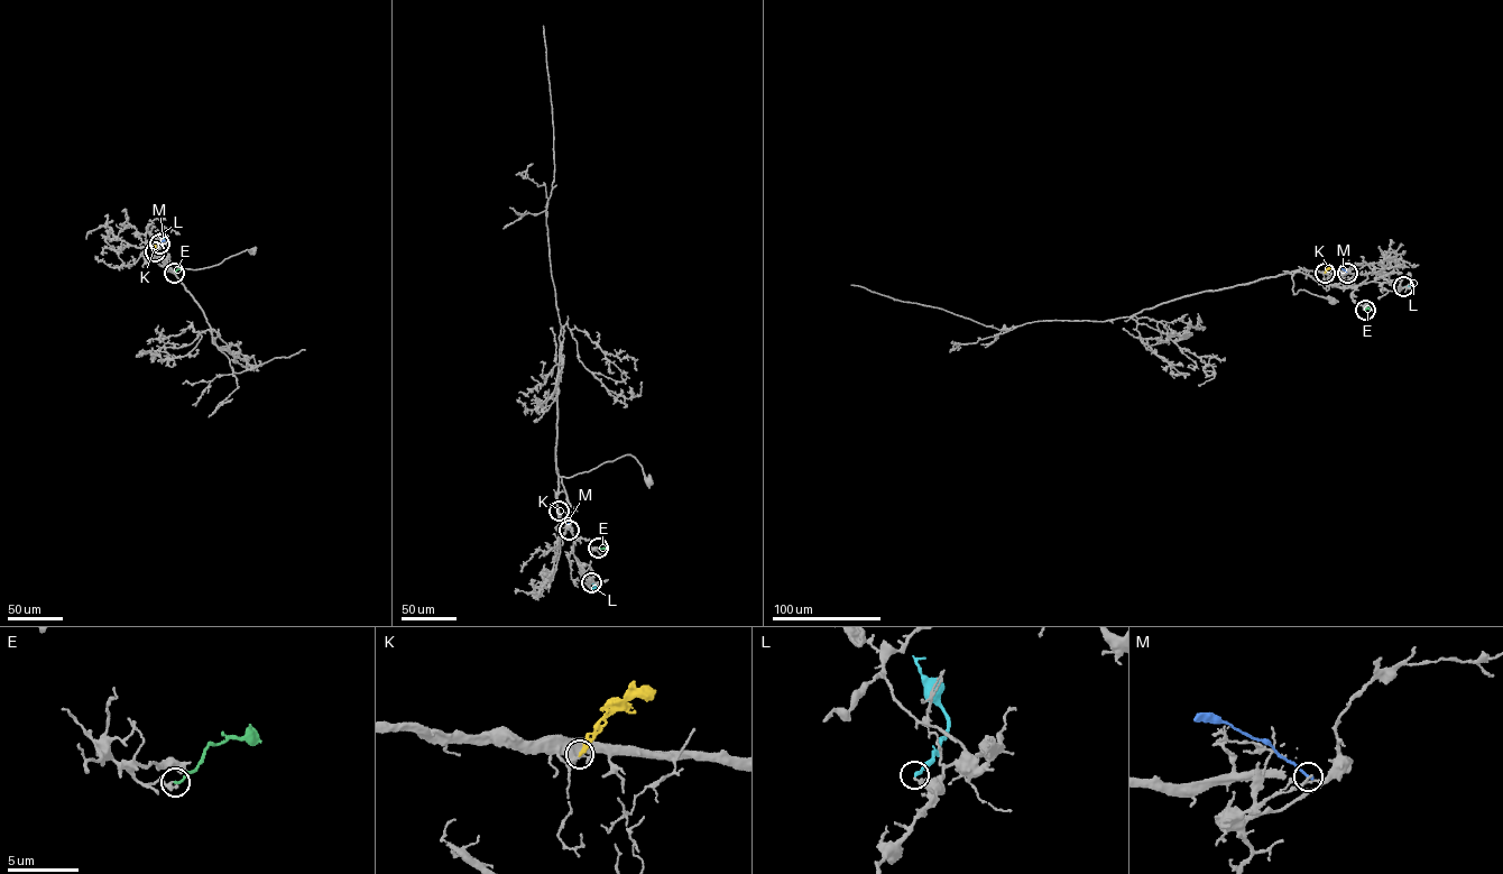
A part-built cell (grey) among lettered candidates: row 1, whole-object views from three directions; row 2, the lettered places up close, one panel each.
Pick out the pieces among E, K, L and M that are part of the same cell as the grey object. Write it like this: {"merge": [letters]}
{"merge": ["E"]}

